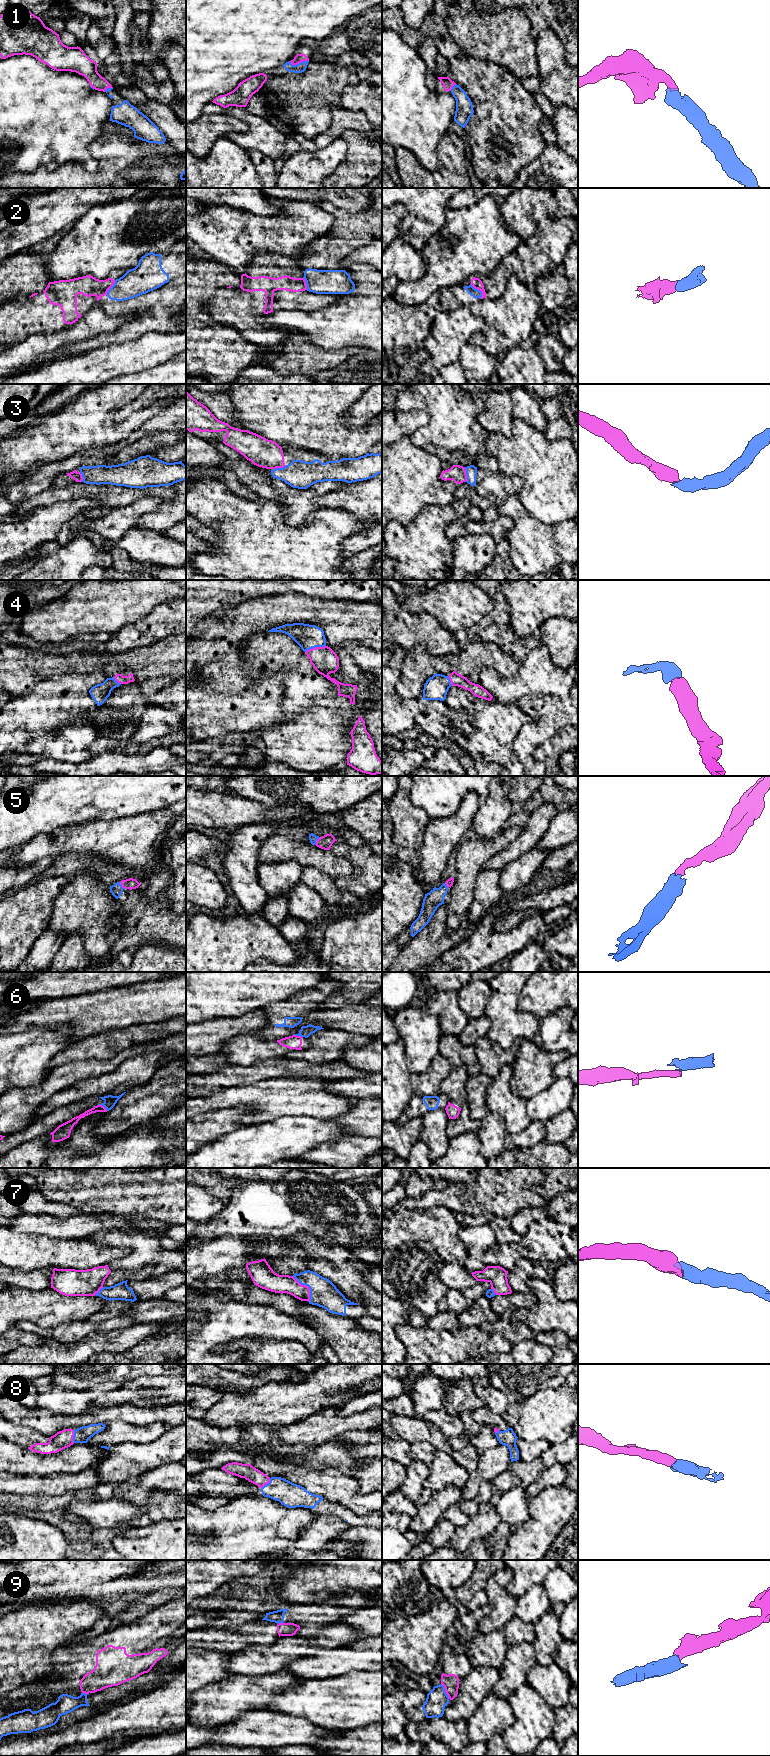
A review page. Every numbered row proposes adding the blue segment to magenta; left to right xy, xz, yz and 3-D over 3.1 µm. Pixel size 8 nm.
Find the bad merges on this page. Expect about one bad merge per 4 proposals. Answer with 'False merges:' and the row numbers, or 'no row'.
False merges: 2, 6, 9

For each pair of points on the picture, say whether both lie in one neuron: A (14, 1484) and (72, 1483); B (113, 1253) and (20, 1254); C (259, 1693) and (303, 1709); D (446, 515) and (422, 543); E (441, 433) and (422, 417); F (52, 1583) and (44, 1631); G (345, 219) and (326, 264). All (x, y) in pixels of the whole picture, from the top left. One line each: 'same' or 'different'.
A: same
B: same
C: different
D: same
E: different
F: different
G: same

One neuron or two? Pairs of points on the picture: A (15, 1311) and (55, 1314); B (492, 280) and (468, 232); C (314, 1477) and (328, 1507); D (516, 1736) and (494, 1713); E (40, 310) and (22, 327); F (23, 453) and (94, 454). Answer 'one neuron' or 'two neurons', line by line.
A: one neuron
B: two neurons
C: two neurons
D: two neurons
E: one neuron
F: two neurons

